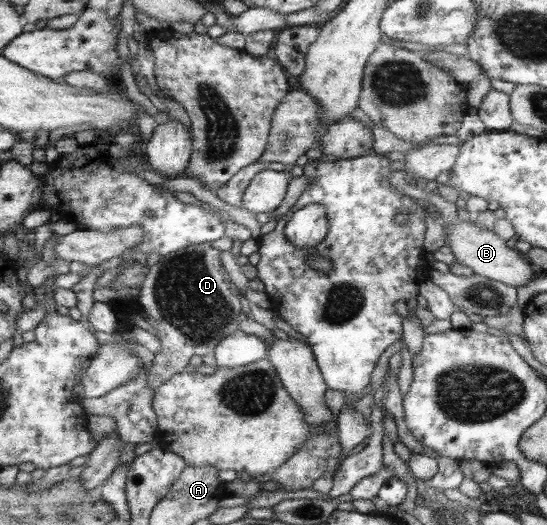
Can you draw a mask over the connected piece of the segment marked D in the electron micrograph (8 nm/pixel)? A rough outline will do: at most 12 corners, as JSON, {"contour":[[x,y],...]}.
{"contour":[[210,243],[148,267],[142,317],[162,348],[154,392],[241,329]]}

